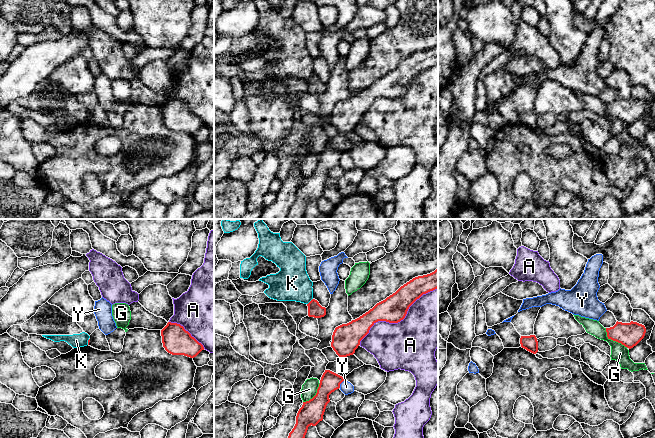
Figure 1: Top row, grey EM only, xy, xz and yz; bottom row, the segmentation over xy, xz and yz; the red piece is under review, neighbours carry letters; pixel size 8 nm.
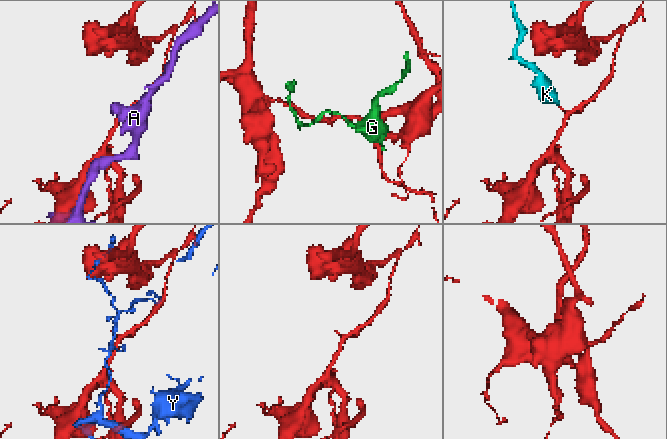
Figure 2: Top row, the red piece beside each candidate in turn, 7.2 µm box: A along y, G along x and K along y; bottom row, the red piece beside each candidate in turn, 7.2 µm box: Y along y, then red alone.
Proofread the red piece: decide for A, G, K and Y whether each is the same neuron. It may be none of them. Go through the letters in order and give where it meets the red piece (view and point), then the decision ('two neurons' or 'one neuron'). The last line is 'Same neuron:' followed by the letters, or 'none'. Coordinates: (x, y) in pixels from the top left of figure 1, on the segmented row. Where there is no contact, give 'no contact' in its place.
A: xz (398, 321) | two neurons
G: yz (613, 340) | two neurons
K: xz (310, 301) | two neurons
Y: xz (341, 382) | two neurons
Same neuron: none

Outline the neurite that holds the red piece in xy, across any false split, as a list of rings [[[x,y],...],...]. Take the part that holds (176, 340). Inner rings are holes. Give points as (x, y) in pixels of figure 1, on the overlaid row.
[[[168,322],[161,330],[165,350],[172,355],[196,357],[204,347],[191,334],[177,323]]]

